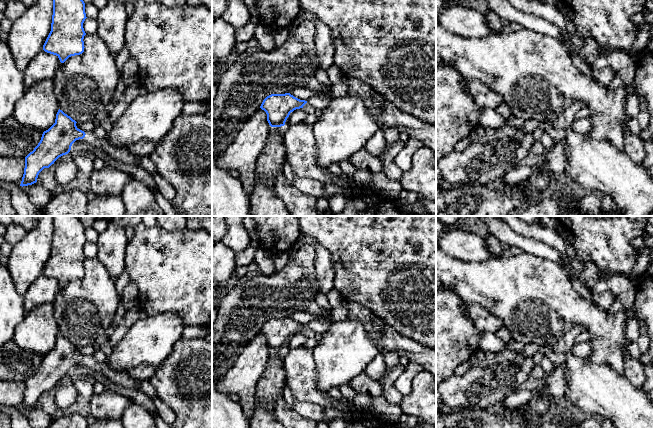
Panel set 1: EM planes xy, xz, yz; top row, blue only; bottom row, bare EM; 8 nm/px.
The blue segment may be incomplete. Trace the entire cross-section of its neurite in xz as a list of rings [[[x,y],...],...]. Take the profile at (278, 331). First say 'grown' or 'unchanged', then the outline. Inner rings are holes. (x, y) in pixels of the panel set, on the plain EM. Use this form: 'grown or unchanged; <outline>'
unchanged; [[[290,317],[271,318],[267,320],[260,332],[267,338],[267,345],[271,351],[281,351],[285,349],[290,337],[296,333],[303,332],[307,327]]]

